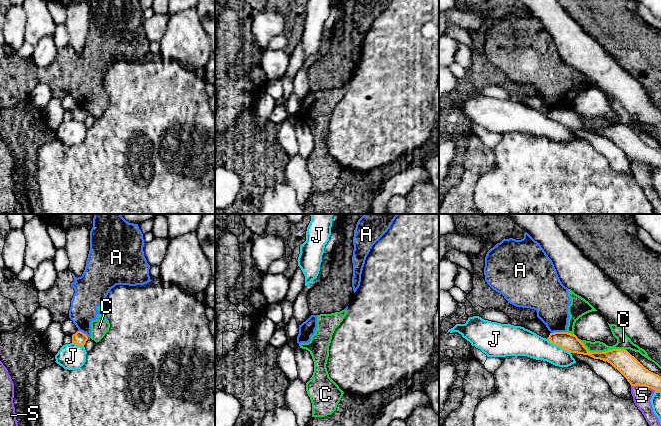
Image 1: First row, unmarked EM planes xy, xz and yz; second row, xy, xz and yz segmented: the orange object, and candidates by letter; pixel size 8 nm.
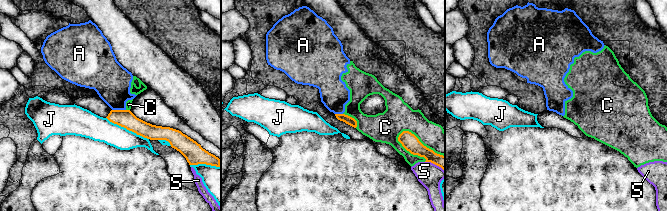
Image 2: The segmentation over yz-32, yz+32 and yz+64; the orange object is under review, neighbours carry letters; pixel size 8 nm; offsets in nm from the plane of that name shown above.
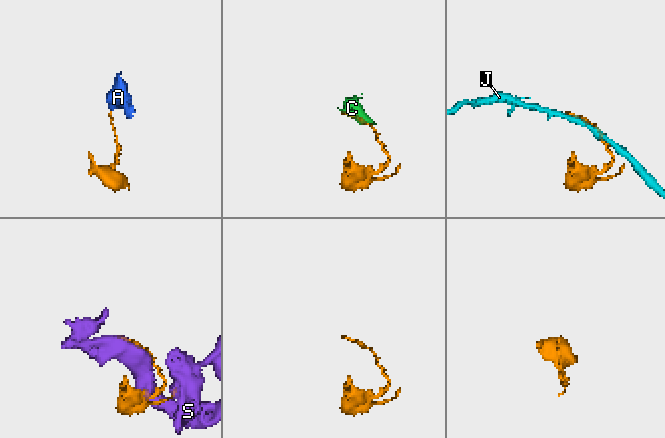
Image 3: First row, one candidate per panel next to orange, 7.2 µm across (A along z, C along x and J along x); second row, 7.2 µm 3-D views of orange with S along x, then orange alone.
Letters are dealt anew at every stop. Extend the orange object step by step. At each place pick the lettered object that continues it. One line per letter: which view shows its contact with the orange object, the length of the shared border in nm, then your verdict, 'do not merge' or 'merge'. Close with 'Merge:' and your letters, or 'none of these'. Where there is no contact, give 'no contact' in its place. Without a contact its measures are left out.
A: meets orange in yz; contact 120 nm long; do not merge
C: meets orange in yz; contact 400 nm long; do not merge
J: meets orange in yz; contact 220 nm long; do not merge
S: meets orange in yz; contact 200 nm long; do not merge
Merge: none of these

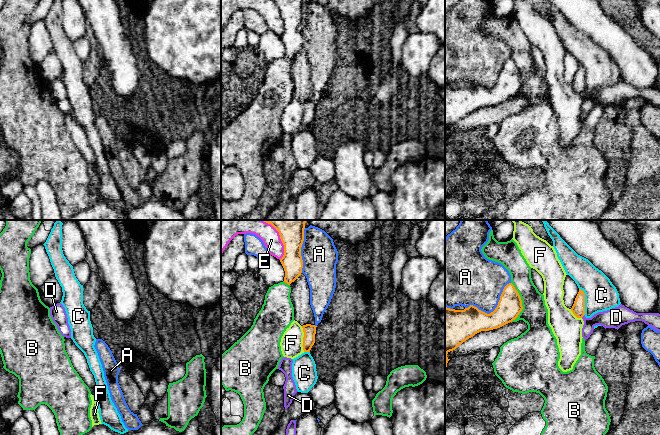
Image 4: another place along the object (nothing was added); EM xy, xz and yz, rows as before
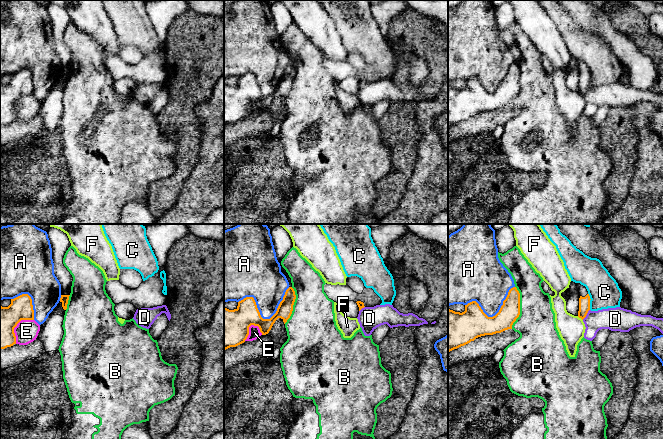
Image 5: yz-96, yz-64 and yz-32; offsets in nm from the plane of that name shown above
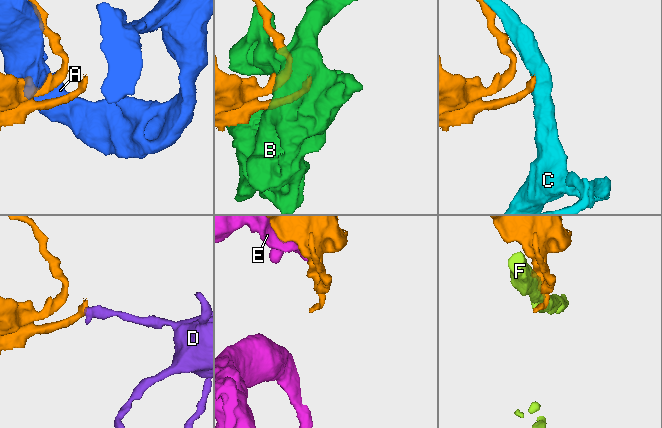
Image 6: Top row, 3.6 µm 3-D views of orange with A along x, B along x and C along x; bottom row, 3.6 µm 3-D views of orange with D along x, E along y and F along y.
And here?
A: meets orange in yz; contact 420 nm long; do not merge
B: meets orange in yz; contact 320 nm long; do not merge
C: meets orange in yz; contact 220 nm long; do not merge
D: meets orange in yz; contact 40 nm long; do not merge
E: meets orange in xz; contact 360 nm long; do not merge
F: meets orange in xz; contact 200 nm long; do not merge
Merge: none of these

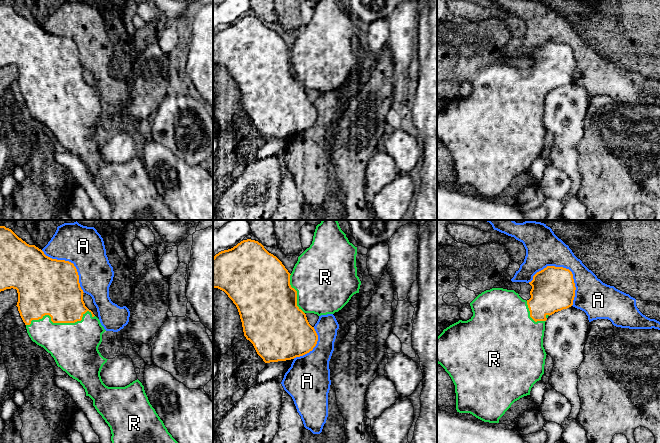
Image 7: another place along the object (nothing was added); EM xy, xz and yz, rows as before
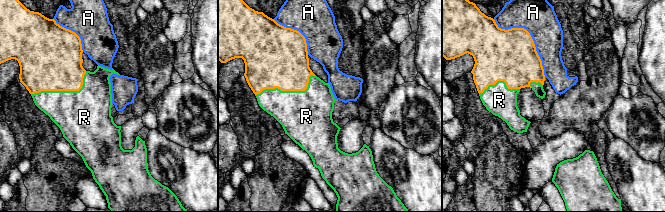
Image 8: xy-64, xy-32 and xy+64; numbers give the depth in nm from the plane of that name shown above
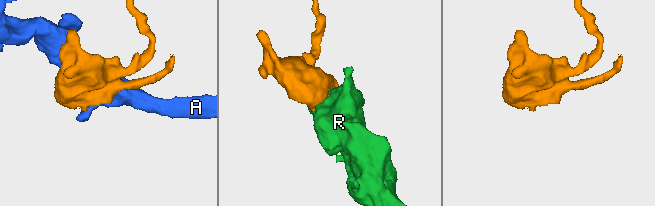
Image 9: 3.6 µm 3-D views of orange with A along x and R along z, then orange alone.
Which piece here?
A: meets orange in yz; contact 400 nm long; do not merge
R: meets orange in xy; contact 550 nm long; merge
Merge: R

